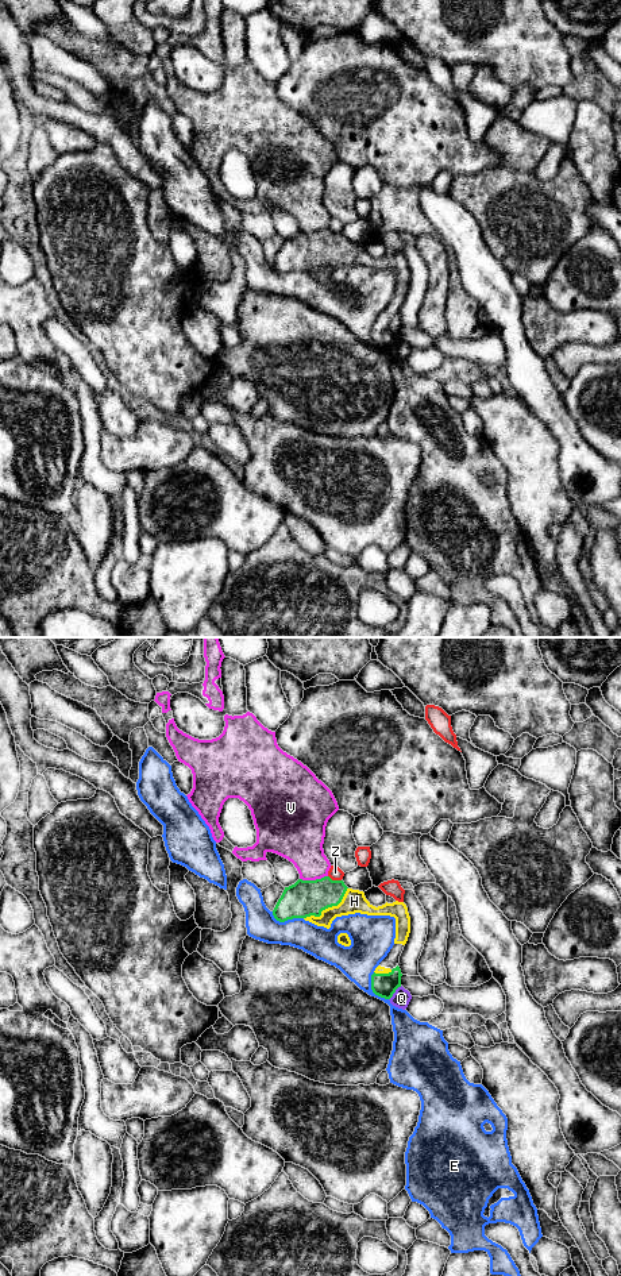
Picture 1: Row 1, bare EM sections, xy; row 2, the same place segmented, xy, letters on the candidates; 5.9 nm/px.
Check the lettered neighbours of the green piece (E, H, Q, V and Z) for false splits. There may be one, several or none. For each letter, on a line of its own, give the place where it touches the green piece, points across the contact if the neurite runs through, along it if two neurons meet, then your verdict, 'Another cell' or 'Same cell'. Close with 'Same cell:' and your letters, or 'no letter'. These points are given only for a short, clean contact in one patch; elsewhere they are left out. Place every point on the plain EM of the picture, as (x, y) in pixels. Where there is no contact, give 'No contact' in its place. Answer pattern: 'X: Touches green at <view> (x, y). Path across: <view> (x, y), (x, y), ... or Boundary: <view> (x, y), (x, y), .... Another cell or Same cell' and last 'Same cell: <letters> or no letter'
E: Touches green at xy (286, 272). Another cell
H: Touches green at xy (328, 258). Same cell
Q: Touches green at xy (394, 343). Boundary: xy (401, 338), (389, 351). Another cell
V: Touches green at xy (313, 232). Boundary: xy (327, 227), (319, 231), (300, 231). Another cell
Z: Touches green at xy (335, 232). Another cell
Same cell: H

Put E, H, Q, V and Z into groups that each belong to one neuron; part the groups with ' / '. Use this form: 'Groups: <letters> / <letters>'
Groups: E / H / Q / V / Z

